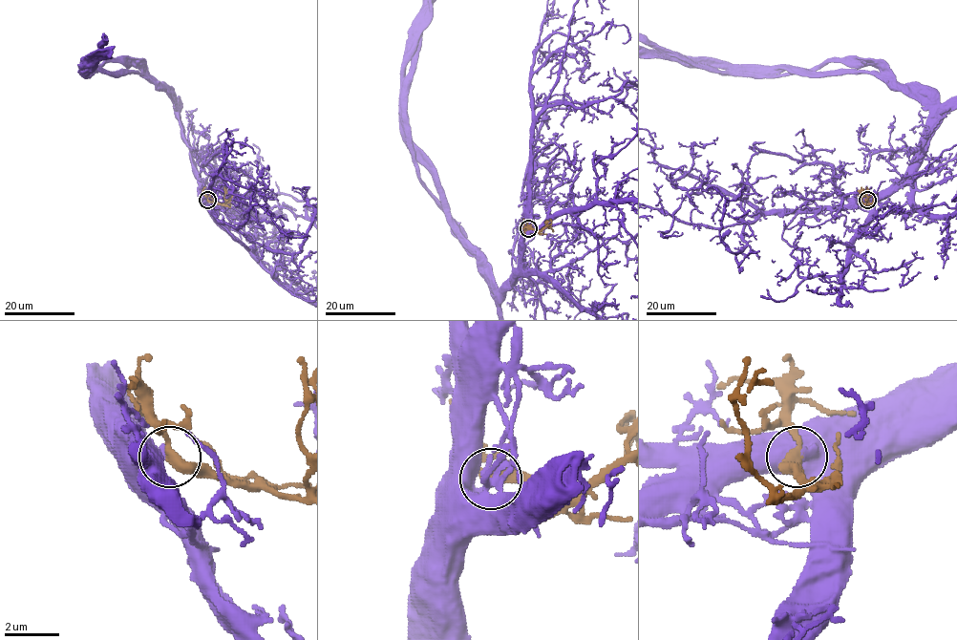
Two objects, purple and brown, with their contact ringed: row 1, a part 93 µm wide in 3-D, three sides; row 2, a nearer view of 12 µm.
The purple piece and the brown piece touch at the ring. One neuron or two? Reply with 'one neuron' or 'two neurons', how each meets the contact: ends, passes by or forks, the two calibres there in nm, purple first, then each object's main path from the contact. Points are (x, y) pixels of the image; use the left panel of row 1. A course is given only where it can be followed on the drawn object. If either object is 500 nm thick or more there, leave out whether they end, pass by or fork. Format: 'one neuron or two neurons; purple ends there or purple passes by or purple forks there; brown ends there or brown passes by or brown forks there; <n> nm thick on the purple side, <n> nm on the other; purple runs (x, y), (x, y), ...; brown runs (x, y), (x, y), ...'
one neuron; purple ends there; brown passes by; 320 nm thick on the purple side, 380 nm on the other; purple runs (207, 200), (172, 97), (138, 73), (82, 71), (93, 57), (109, 56), (105, 53), (108, 48); brown runs (207, 200), (223, 205), (226, 188)

